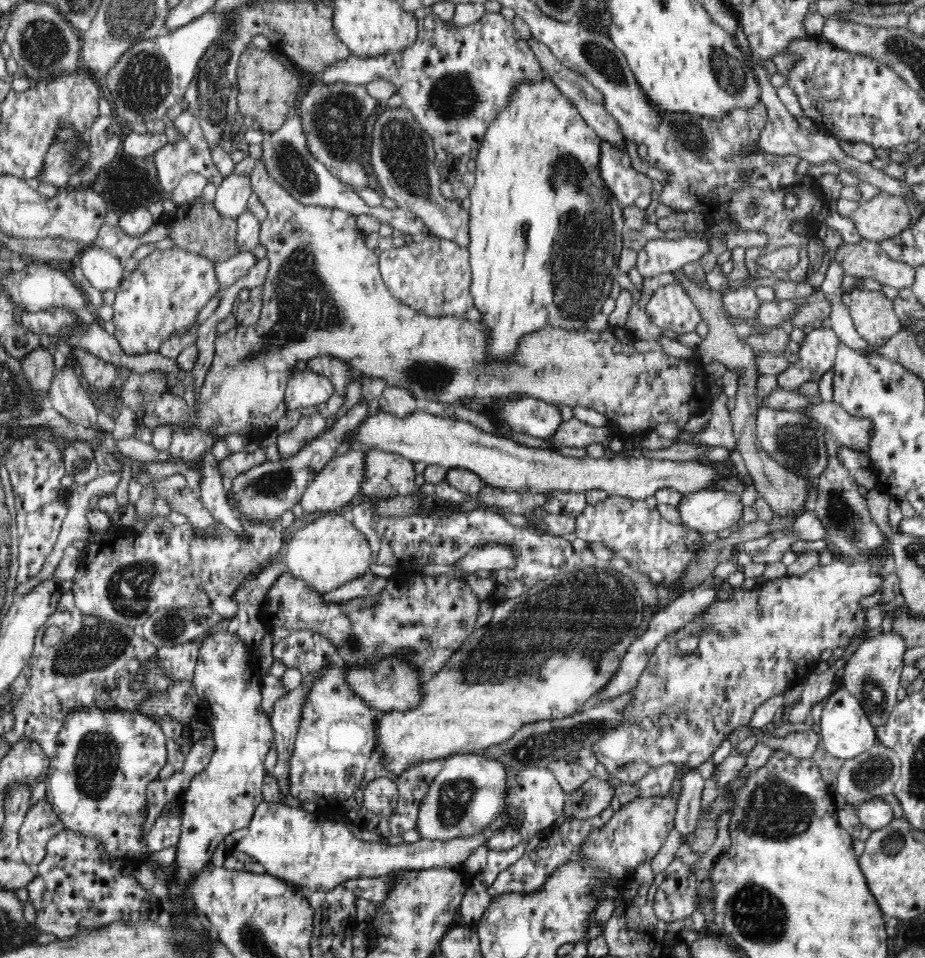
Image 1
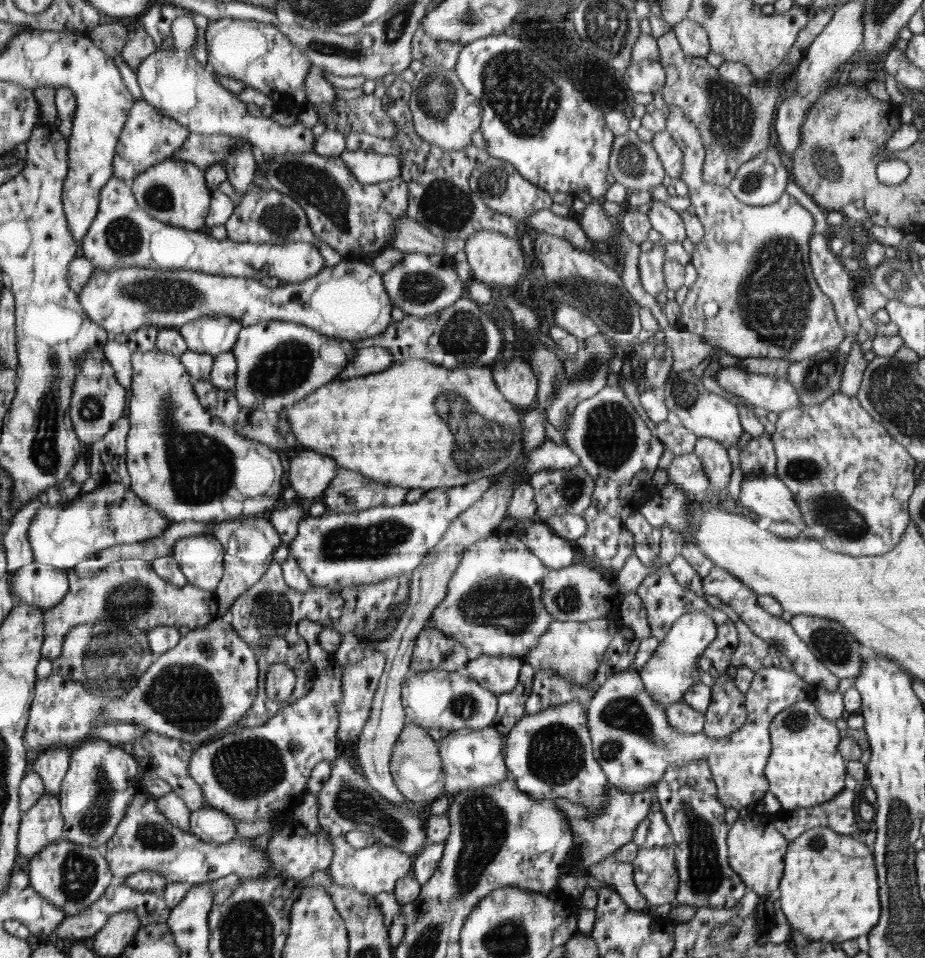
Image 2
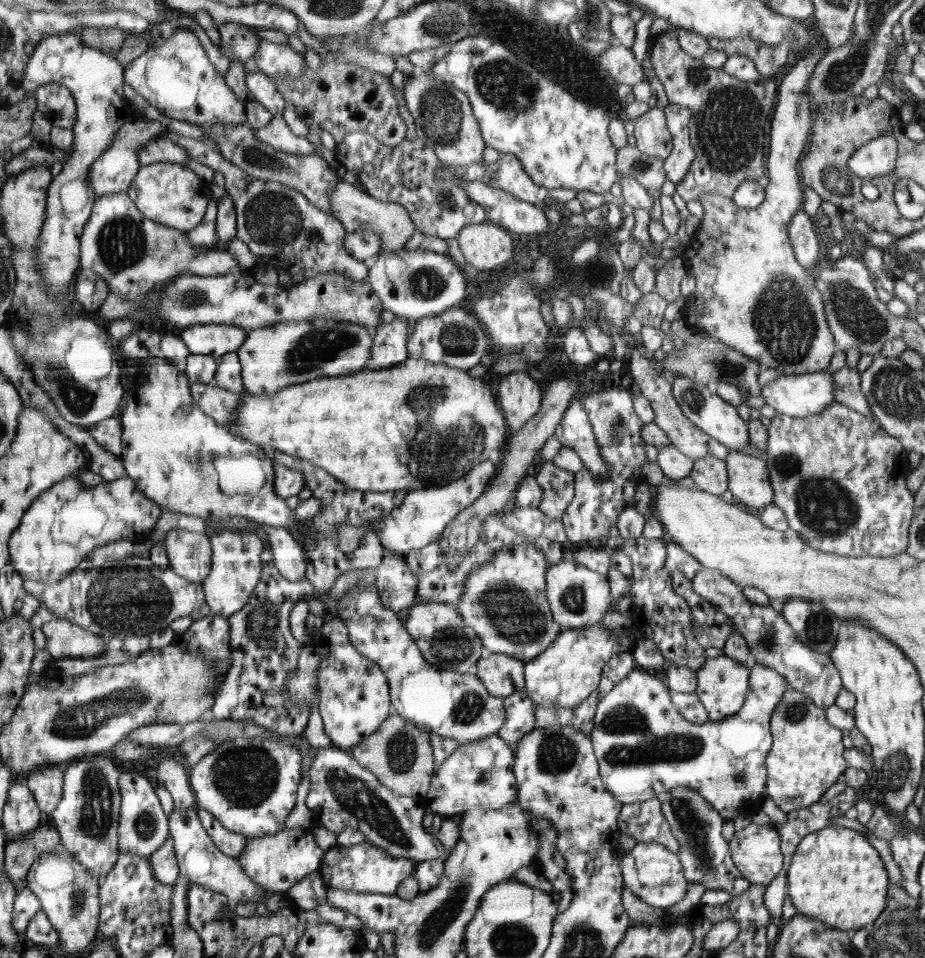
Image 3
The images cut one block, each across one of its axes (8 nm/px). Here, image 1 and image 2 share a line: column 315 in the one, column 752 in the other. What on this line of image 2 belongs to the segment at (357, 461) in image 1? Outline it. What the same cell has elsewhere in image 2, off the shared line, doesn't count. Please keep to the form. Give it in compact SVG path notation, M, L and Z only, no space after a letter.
M776 476L774 477L761 477L742 480L742 491L740 494L740 506L747 508L753 517L768 517L773 521L786 520L795 525L799 524L804 528L804 517L802 512L795 502L792 492L780 481Z

